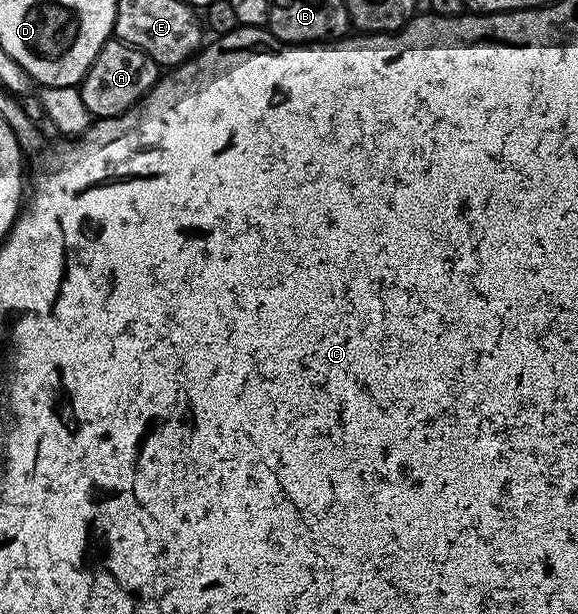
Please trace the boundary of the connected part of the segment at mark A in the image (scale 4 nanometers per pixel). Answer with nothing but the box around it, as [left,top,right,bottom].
[79,37,159,119]

